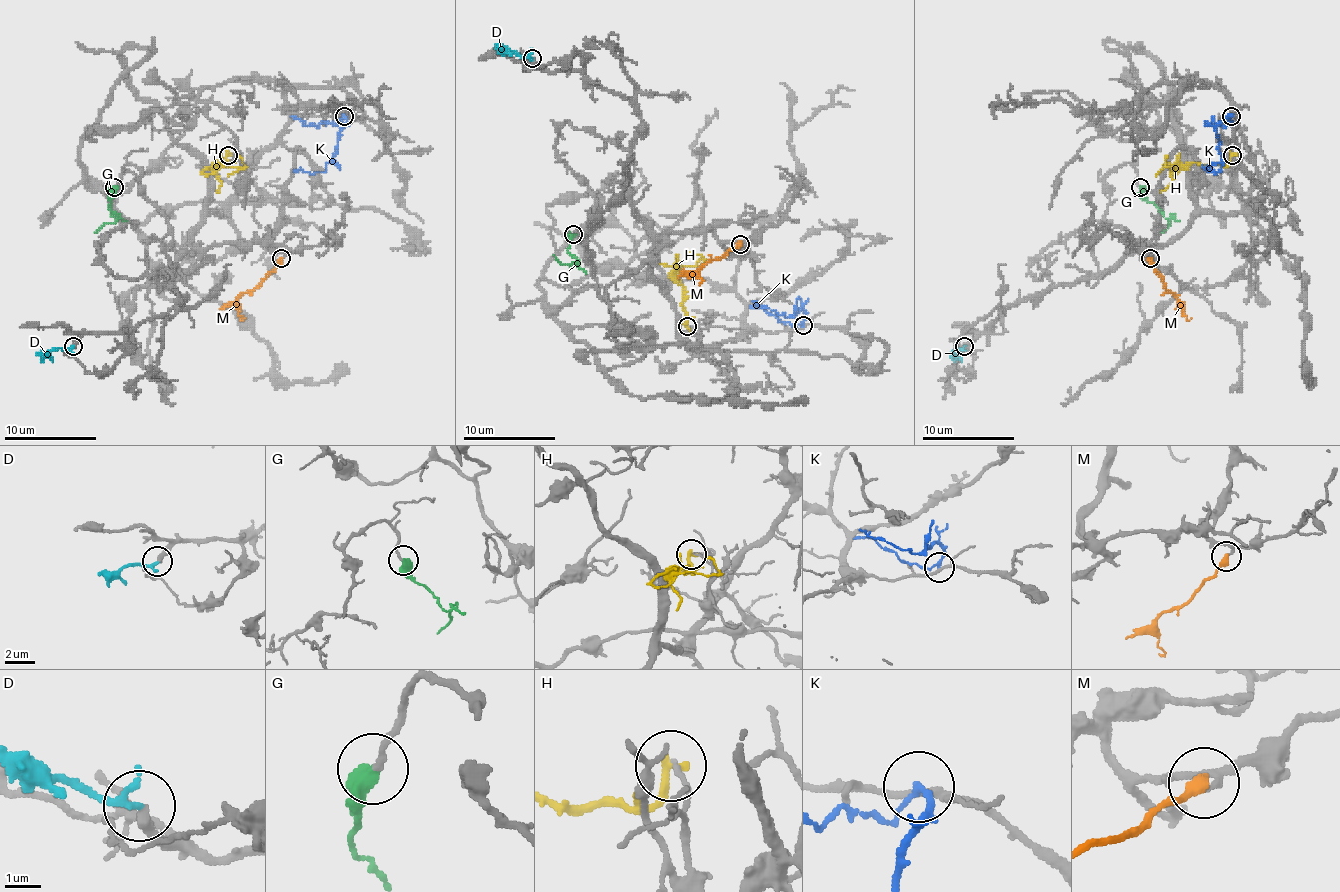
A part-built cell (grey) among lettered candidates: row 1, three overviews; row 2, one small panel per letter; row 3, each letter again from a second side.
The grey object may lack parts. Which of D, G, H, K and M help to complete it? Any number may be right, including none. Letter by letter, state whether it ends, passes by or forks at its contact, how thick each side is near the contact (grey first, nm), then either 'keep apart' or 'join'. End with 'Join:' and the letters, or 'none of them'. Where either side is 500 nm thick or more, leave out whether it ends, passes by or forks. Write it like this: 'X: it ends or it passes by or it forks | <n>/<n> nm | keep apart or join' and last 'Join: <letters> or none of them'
D: it passes by | 200/150 nm | join
G: 160/550 nm | join
H: it ends | 120/300 nm | keep apart
K: it passes by | 170/160 nm | keep apart
M: it ends | 140/360 nm | keep apart
Join: D, G

